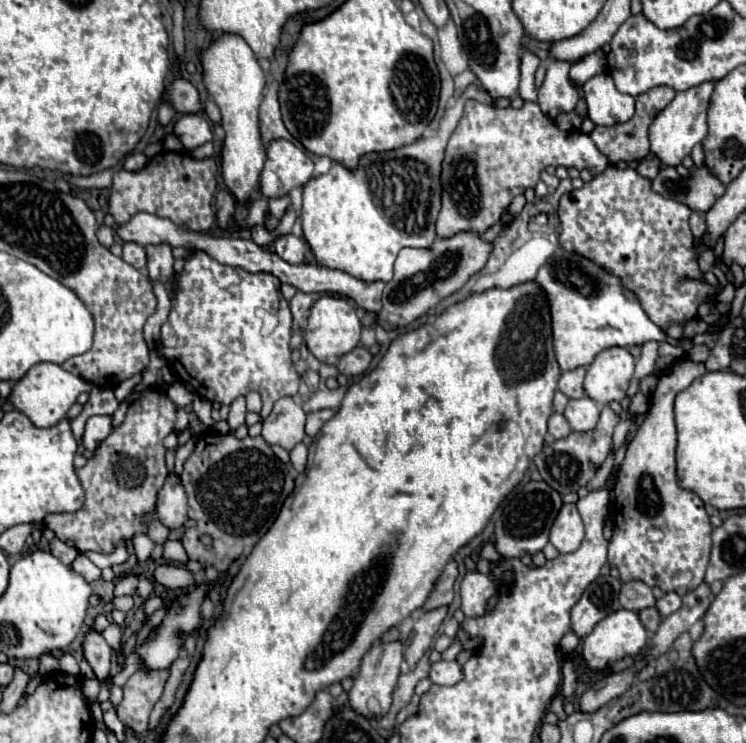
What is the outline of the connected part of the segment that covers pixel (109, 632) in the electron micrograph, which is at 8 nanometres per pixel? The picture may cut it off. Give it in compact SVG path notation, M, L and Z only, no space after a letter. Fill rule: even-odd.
M111 623L111 625L103 631L103 637L105 637L105 641L111 645L111 649L117 651L117 655L119 655L119 667L123 667L123 659L121 659L121 629L119 629L115 623Z

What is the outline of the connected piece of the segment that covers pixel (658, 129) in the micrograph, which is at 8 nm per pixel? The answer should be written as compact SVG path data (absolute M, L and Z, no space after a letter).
M715 81L701 83L697 87L691 87L689 91L679 91L675 99L655 117L655 121L649 127L649 139L651 139L651 151L661 159L663 165L677 167L687 155L691 155L691 149L703 141L707 135L707 105L713 95Z

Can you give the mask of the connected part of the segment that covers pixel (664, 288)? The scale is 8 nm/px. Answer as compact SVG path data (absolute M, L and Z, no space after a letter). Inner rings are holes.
M609 165L601 175L593 177L591 183L585 183L581 189L561 197L559 245L567 251L581 253L583 257L605 267L611 275L617 275L623 285L639 297L653 323L657 323L661 329L667 329L671 321L685 323L695 319L697 305L715 291L715 287L701 283L701 271L693 253L693 233L687 223L689 215L689 207L657 195L651 189L651 181L637 175L635 169L617 169L615 165Z

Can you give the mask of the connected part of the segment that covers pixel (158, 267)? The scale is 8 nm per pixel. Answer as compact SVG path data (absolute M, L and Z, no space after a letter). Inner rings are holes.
M159 243L159 245L145 247L145 251L147 251L149 277L165 285L173 273L173 263L175 263L173 253L171 253L173 247L169 247L169 243Z

